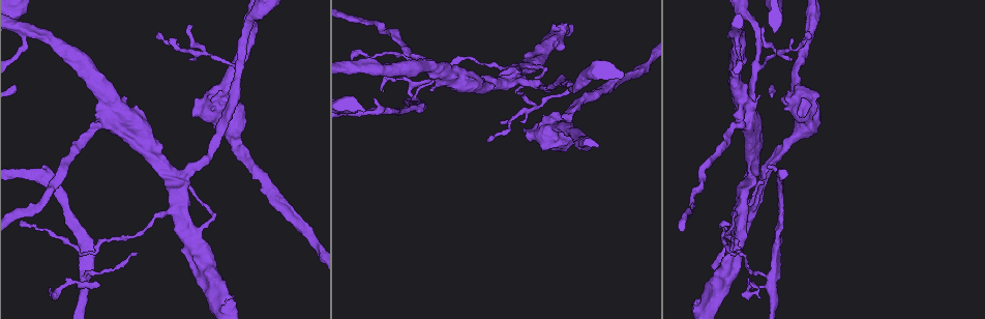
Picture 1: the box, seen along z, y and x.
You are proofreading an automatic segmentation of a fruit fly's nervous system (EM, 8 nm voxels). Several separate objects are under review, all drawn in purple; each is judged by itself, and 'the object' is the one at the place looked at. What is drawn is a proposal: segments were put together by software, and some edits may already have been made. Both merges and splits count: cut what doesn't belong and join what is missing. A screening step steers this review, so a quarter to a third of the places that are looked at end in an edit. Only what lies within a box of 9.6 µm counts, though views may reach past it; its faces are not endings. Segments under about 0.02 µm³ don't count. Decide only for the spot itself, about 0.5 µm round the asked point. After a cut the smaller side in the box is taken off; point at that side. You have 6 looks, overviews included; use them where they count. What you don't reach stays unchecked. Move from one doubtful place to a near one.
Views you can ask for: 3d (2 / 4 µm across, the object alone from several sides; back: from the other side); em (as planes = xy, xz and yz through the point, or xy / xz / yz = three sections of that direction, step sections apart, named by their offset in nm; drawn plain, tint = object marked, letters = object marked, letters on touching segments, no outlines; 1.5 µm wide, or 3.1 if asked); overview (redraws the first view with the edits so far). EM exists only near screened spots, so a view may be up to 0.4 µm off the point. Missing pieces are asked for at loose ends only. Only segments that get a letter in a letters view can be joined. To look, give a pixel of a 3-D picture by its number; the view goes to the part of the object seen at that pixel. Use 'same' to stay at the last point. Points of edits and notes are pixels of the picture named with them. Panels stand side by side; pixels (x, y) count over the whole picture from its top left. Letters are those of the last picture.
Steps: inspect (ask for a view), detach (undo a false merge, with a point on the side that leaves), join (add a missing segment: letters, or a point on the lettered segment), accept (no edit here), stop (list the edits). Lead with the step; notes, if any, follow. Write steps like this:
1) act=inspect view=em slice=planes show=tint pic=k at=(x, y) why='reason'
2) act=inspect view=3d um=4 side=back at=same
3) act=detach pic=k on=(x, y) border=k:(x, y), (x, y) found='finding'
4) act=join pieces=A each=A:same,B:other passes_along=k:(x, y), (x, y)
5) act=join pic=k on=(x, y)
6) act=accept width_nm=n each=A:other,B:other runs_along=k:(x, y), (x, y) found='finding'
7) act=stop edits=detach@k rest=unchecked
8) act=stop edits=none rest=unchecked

act=inspect view=3d um=4 pic=1 at=(29, 31) why='sharp bend'

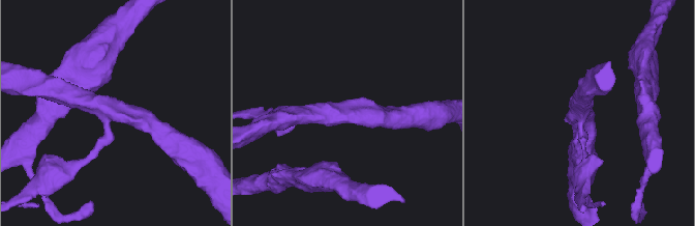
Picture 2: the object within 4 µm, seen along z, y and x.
act=inspect view=em slice=planes show=tint pic=2 at=(345, 113) arms=3 why='shape alone is not enough'

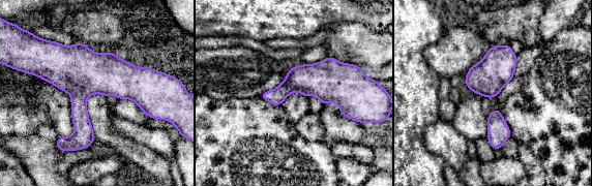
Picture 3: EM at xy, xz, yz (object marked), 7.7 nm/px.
act=inspect view=em slice=planes show=letters at=same why='see the neighbours'

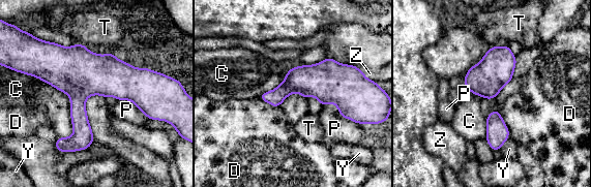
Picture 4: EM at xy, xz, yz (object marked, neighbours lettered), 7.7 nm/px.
act=accept width_nm=280 each=C:other,D:other,P:other,T:other,Y:other,Z:other border=4:(23, 72), (68, 96), (70, 136) found='one neuron here'

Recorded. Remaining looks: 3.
act=inspect view=3d um=4 pic=1 at=(543, 115) why='thick end'

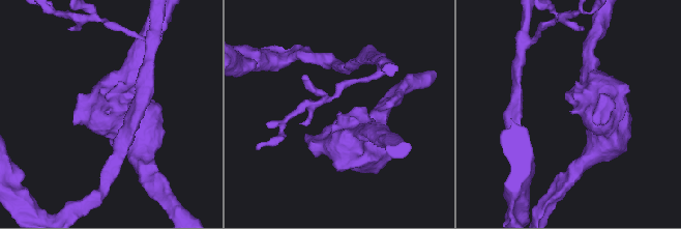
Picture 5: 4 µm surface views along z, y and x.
act=inspect view=em slice=xz step=8 show=tint pic=5 at=(338, 111) why='now the EM'

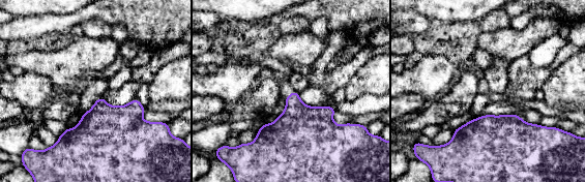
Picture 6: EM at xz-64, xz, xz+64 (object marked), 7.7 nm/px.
act=inspect view=em slice=planes show=letters at=same why='cut it another way'

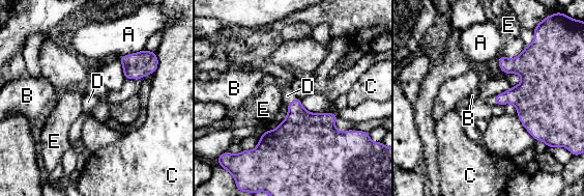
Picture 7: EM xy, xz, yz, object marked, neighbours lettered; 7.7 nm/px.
act=join pieces=D each=A:other,B:other,C:other,D:same,E:other passes_along=7:(301, 131), (291, 101), (287, 95) found='it goes on there'

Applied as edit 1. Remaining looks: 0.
act=stop edits=join@7 rest=unchecked

